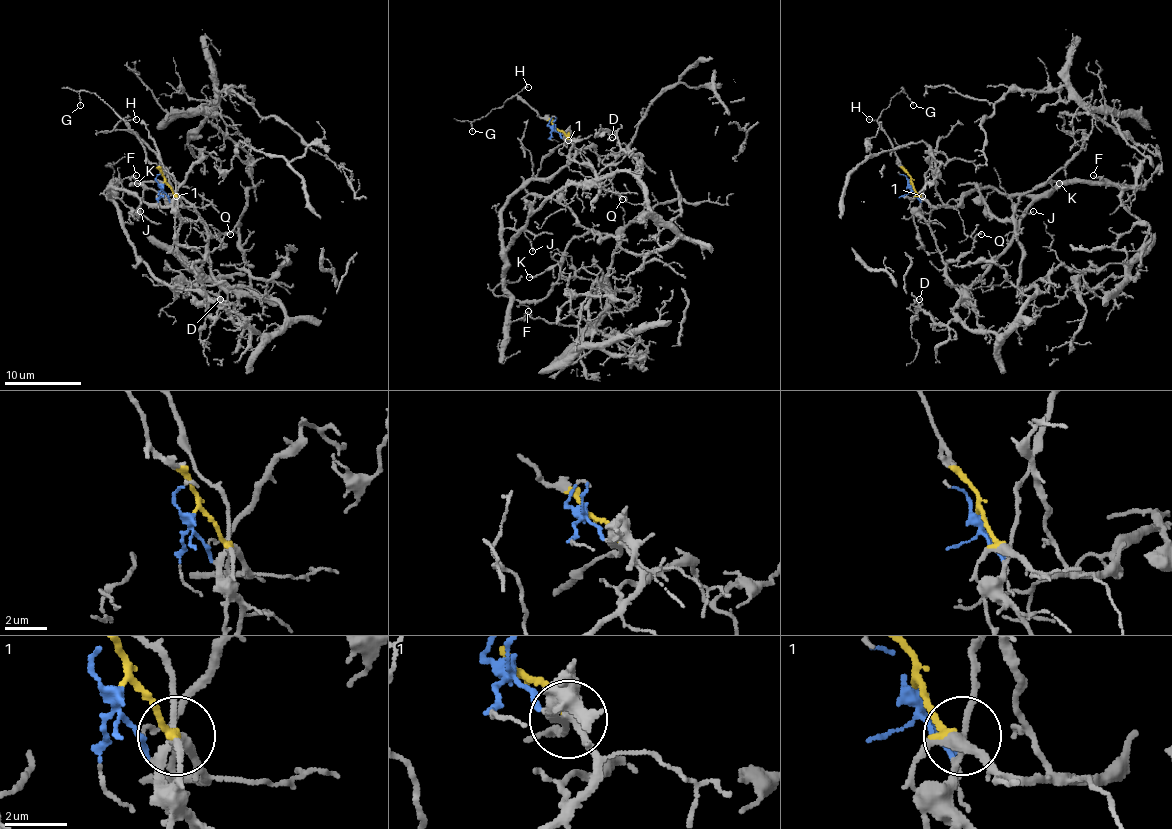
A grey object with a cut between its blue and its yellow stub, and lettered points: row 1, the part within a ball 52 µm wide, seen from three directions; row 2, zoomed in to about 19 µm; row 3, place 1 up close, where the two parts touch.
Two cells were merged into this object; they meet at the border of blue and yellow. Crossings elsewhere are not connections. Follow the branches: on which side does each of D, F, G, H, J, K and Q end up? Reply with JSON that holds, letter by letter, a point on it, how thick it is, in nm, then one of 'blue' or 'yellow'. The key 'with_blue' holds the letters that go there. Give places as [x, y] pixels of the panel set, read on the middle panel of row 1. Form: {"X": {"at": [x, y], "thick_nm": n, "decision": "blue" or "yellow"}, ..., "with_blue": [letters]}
{"D": {"at": [612, 137], "thick_nm": 90, "decision": "blue"}, "F": {"at": [528, 311], "thick_nm": 110, "decision": "yellow"}, "G": {"at": [472, 131], "thick_nm": 100, "decision": "yellow"}, "H": {"at": [528, 87], "thick_nm": 90, "decision": "yellow"}, "J": {"at": [532, 251], "thick_nm": 110, "decision": "yellow"}, "K": {"at": [529, 277], "thick_nm": 190, "decision": "blue"}, "Q": {"at": [622, 199], "thick_nm": 130, "decision": "blue"}, "with_blue": ["D", "K", "Q"]}

